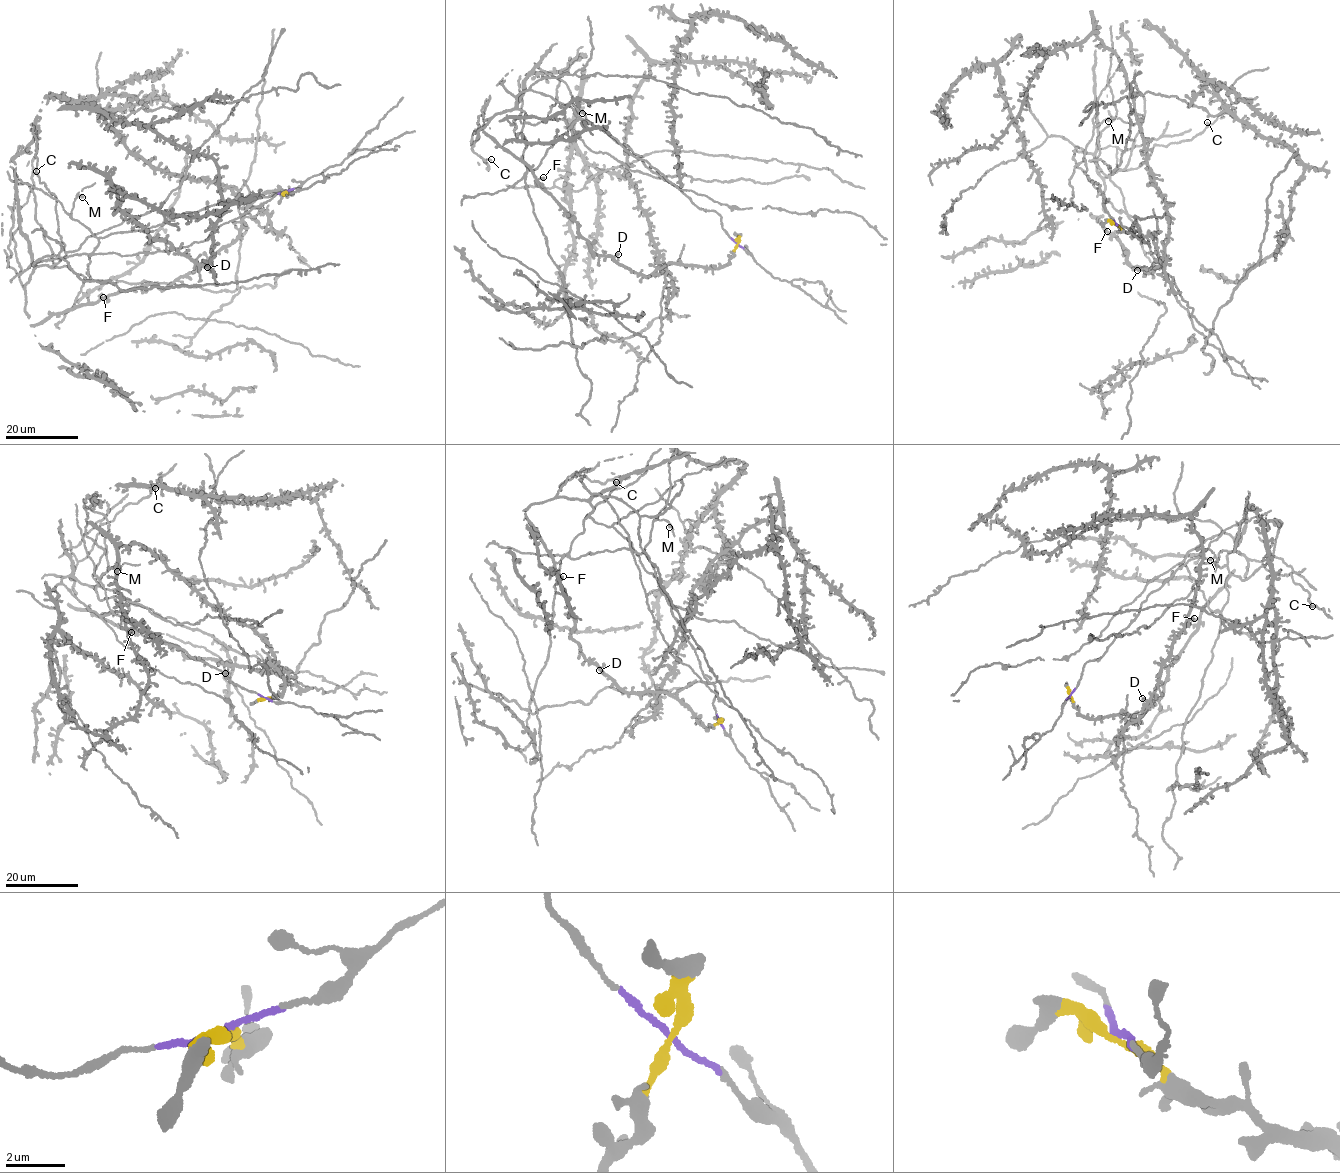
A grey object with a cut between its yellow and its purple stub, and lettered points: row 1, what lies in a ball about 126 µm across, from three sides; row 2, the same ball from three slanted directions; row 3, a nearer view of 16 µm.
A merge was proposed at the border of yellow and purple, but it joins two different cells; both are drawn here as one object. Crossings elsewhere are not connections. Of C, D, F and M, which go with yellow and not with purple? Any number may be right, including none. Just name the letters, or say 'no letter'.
D, F

